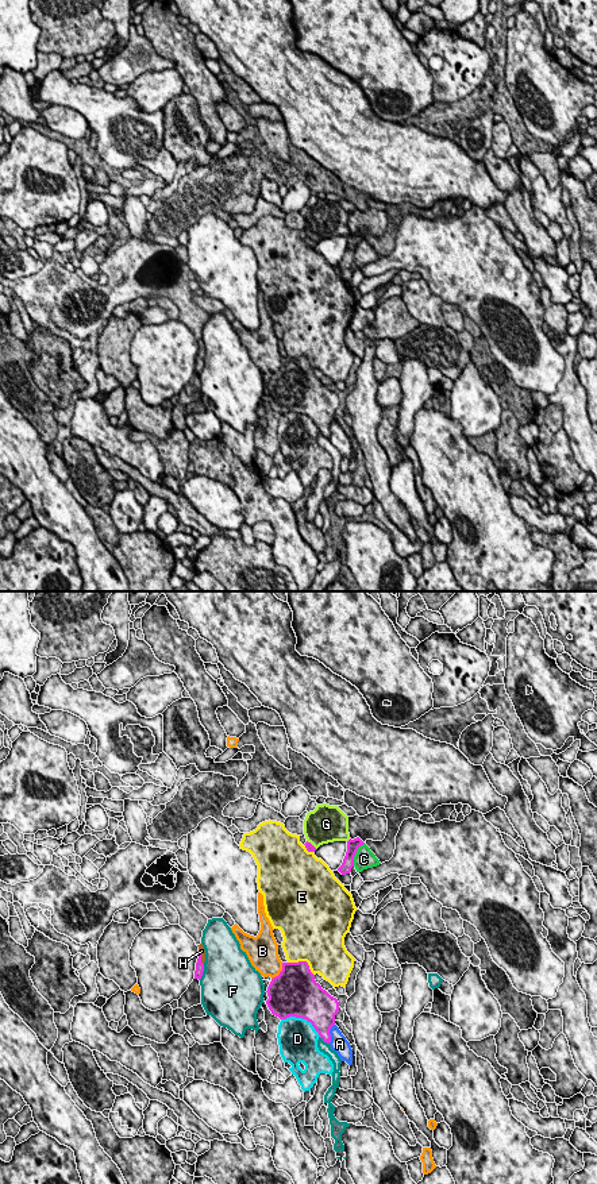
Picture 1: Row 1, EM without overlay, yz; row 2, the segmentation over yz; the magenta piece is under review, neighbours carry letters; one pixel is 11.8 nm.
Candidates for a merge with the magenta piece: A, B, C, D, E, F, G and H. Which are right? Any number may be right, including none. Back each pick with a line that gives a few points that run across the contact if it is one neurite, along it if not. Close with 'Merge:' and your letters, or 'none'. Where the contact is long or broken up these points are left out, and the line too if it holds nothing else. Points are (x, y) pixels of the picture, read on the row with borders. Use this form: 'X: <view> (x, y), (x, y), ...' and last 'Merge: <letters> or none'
H: yz (199, 971), (200, 959), (201, 951)
Merge: H

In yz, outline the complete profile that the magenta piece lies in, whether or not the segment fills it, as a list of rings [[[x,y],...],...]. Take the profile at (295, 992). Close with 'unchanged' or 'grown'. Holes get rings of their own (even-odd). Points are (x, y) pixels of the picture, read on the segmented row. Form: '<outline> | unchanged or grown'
[[[307,961],[282,963],[282,971],[267,987],[266,1004],[280,1019],[303,1018],[312,1023],[320,1038],[330,1044],[339,1002],[315,980]]] | unchanged

